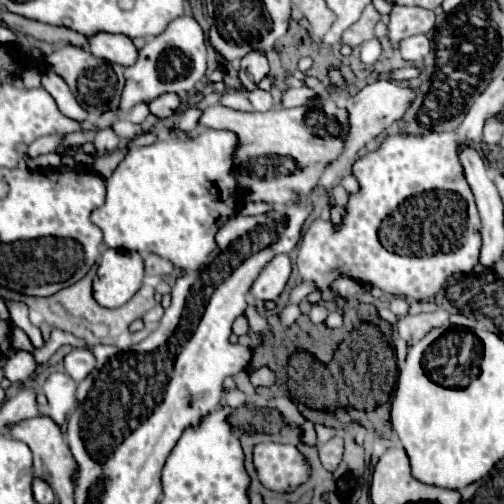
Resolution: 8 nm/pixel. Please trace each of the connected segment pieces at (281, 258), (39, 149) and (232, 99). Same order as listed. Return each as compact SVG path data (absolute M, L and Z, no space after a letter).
M287 254L275 256L251 286L251 294L259 300L277 300L291 276L291 260Z
M43 136L43 138L35 140L35 142L29 146L27 154L29 154L31 158L35 158L35 156L41 156L41 154L55 152L55 148L57 148L57 146L61 146L63 138L65 138L65 136Z
M223 94L219 104L227 106L227 108L233 108L233 110L241 110L241 112L251 112L253 110L251 102L241 94Z

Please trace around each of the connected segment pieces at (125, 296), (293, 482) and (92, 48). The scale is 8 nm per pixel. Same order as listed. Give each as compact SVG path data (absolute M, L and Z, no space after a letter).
M107 248L93 280L93 296L105 308L119 308L141 288L145 270L137 252Z
M261 442L253 448L253 466L259 482L273 492L293 492L311 476L305 454L293 444Z
M99 32L95 36L89 36L87 42L89 42L89 52L95 54L97 58L117 62L121 66L131 66L137 60L135 44L123 34Z

